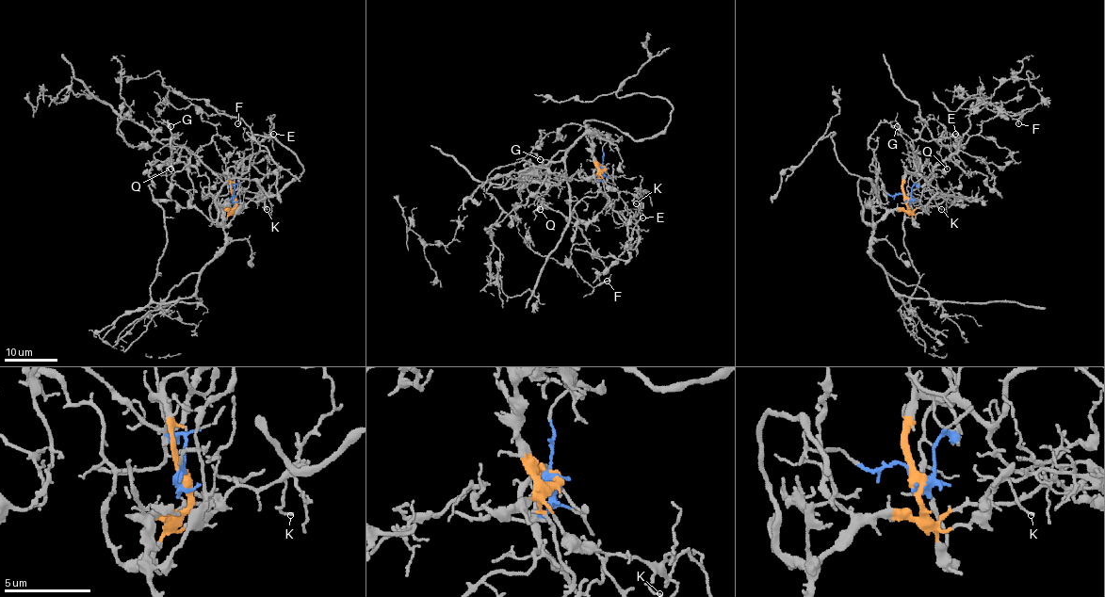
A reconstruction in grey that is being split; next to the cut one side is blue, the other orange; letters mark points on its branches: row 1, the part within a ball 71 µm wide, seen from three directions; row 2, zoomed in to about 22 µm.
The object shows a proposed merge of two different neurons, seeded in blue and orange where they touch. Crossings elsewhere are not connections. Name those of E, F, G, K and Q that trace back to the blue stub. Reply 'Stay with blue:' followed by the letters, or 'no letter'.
Stay with blue: F

